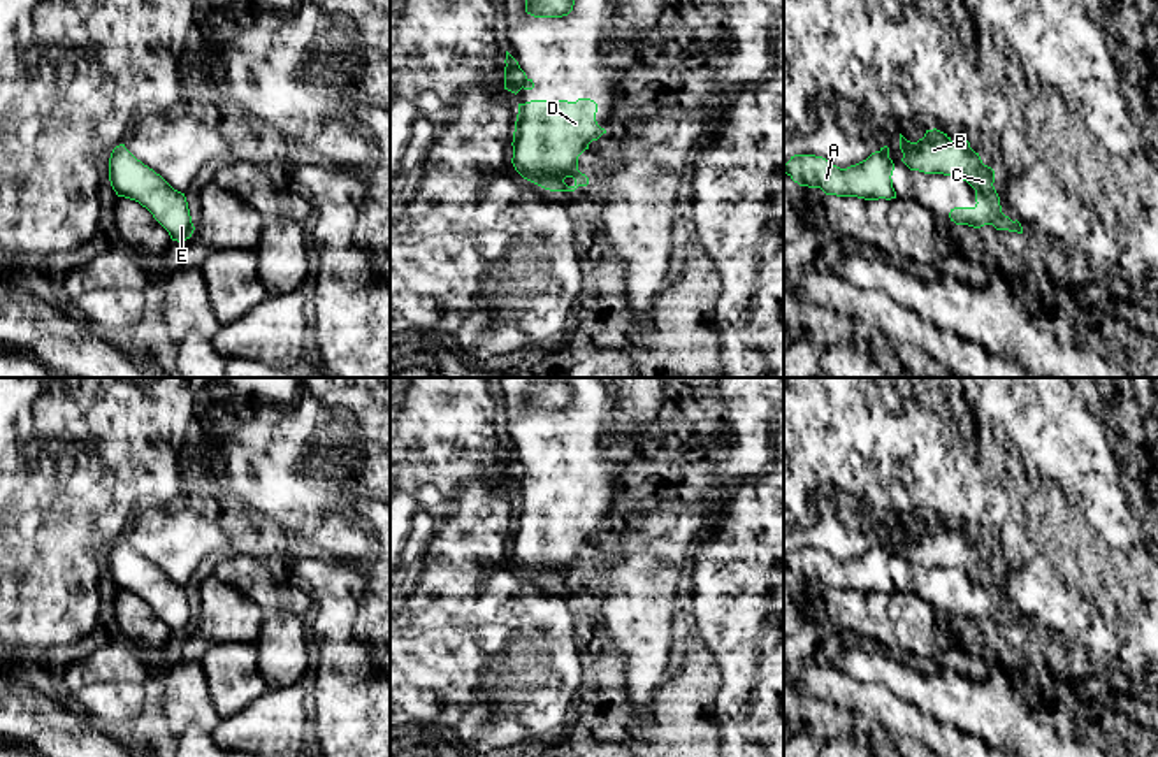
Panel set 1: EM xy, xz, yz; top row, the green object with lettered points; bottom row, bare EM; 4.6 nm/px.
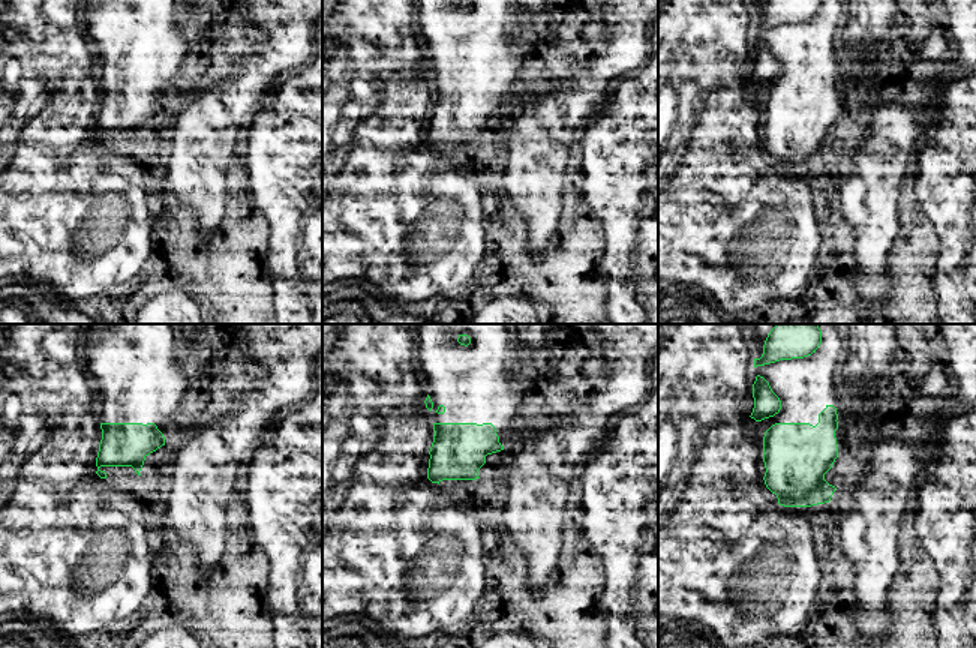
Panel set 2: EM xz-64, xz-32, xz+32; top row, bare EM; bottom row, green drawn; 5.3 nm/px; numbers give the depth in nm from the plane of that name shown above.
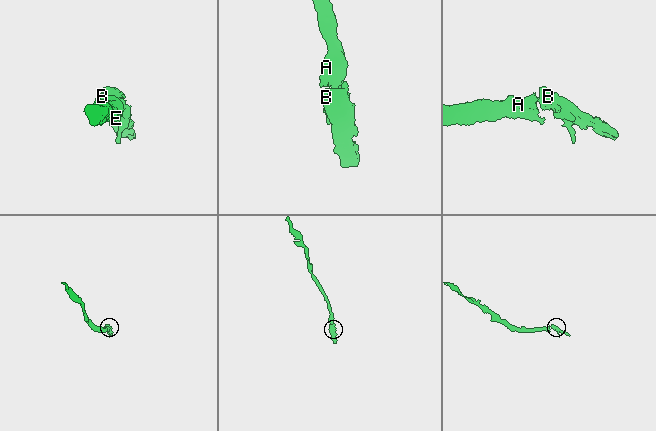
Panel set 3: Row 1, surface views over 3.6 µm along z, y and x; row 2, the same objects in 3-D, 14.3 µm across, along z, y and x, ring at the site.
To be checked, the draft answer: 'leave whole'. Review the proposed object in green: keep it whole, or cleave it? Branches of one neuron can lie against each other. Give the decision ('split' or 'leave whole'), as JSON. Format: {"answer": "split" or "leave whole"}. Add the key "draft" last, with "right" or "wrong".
{"answer": "split", "draft": "wrong"}

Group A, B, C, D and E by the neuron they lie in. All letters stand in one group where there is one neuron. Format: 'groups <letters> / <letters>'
groups A E / B C D

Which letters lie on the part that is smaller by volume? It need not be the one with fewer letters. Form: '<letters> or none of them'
B, C, D

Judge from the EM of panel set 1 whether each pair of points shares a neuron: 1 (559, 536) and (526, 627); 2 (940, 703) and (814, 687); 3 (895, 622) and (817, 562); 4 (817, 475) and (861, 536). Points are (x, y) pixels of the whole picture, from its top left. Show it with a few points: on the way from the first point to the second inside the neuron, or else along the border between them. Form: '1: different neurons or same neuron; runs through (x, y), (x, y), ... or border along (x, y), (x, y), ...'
1: different neurons; border along (512, 555), (524, 571), (550, 583), (568, 585)
2: different neurons; border along (861, 682), (882, 684), (935, 720)
3: different neurons; border along (826, 587), (865, 592), (895, 591)
4: different neurons; border along (874, 520), (898, 527)

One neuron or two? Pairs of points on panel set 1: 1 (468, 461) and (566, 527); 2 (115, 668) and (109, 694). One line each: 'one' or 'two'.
1: two
2: two

